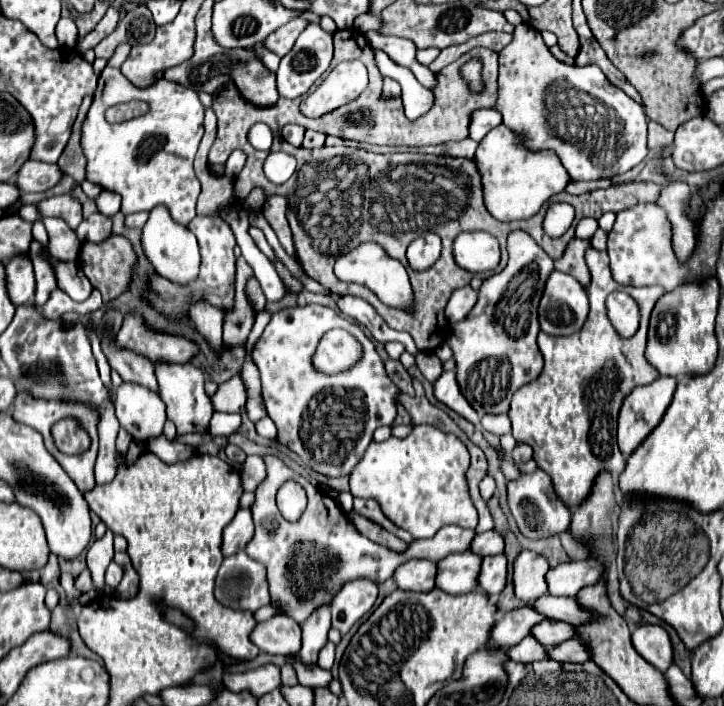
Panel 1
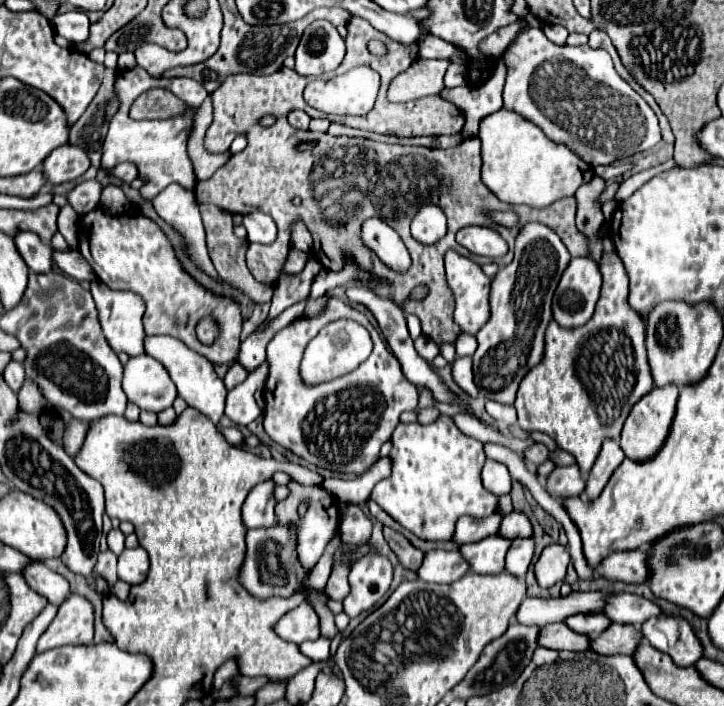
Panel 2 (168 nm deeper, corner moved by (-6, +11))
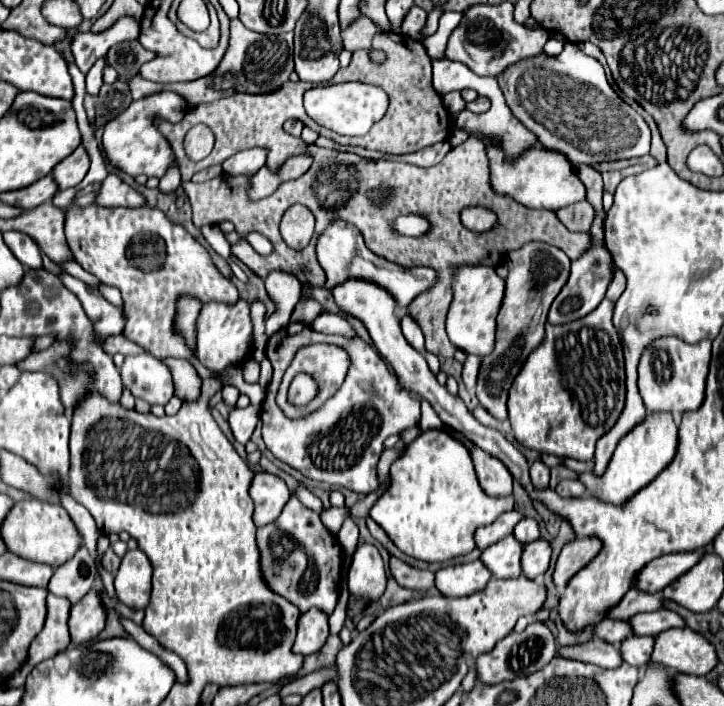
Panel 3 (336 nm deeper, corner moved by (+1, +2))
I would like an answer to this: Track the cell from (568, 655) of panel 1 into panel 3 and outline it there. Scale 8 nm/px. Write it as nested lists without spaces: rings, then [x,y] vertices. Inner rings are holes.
[[[632,635],[626,641],[622,641],[620,651],[628,665],[634,665],[638,669],[644,669],[650,663],[650,655],[654,649],[654,637],[638,637]]]

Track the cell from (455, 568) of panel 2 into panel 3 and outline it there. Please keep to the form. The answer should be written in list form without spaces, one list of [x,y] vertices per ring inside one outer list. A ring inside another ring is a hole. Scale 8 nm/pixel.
[[[472,561],[440,569],[436,573],[436,587],[446,597],[466,597],[484,589],[490,579],[492,573],[486,569],[486,565],[482,565],[482,561]]]

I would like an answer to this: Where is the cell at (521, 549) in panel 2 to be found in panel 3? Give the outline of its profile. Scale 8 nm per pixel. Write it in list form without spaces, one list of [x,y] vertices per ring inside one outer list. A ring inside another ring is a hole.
[[[546,539],[532,541],[524,547],[524,553],[522,553],[522,573],[528,579],[538,579],[548,571],[550,559],[552,559],[550,543]]]

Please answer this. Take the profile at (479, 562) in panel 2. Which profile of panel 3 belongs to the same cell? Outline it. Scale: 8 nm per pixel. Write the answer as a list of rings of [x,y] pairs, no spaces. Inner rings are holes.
[[[510,535],[490,545],[482,553],[482,561],[492,571],[494,577],[500,577],[500,579],[520,577],[522,575],[522,569],[520,569],[522,551],[524,551],[524,543],[516,541],[516,537]]]

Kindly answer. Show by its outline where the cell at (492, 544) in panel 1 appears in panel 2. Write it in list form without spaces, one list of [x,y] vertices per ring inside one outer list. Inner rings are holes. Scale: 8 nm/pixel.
[[[511,512],[503,516],[503,524],[499,526],[499,536],[507,536],[509,540],[513,538],[527,538],[531,536],[531,522],[527,520],[525,514],[521,512]]]

